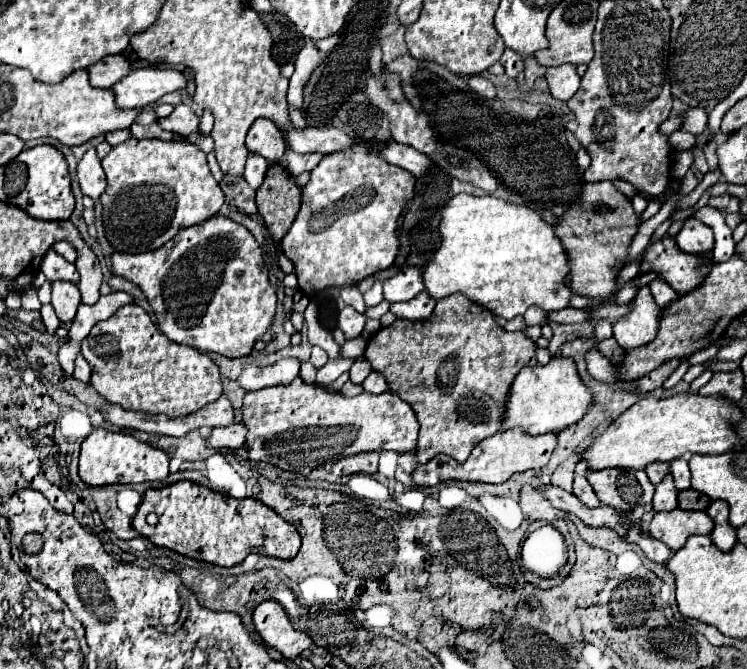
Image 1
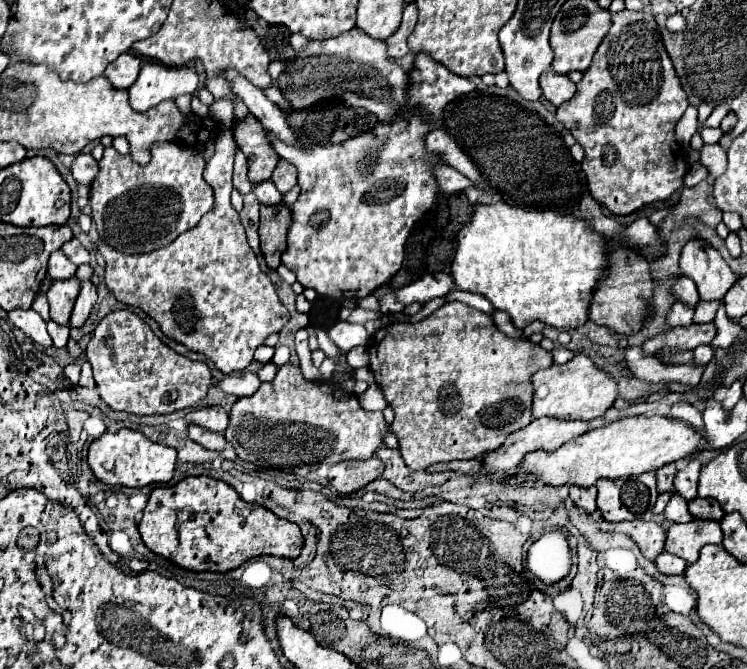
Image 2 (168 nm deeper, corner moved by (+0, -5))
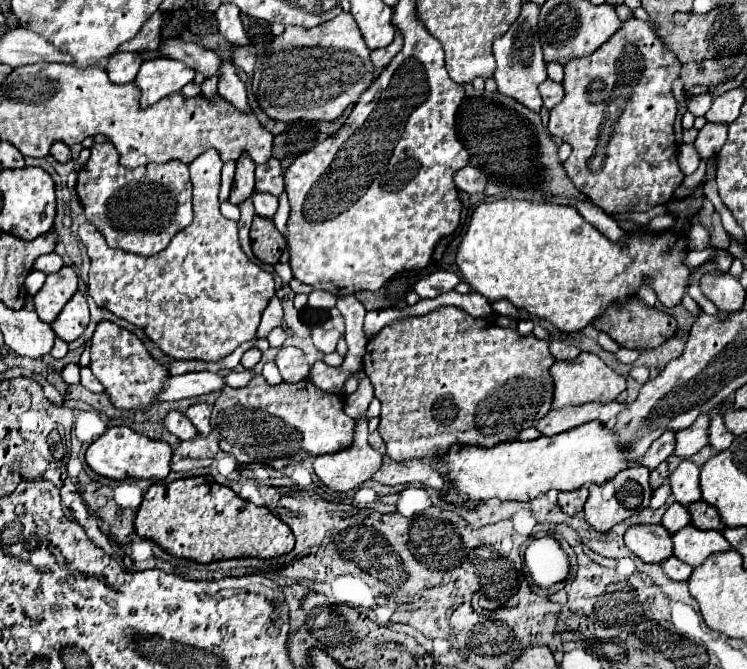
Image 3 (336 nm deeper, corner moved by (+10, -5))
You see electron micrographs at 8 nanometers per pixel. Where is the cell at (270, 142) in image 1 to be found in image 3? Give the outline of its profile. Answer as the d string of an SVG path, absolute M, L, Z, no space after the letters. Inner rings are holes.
M242 153L242 157L238 157L236 161L236 179L230 191L230 203L240 205L254 193L254 169L256 169L254 161L250 161L246 153Z

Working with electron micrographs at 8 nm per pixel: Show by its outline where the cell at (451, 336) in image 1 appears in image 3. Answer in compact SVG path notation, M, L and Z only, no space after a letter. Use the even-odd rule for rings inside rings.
M452 305L440 307L440 309L430 311L428 315L422 315L422 317L412 317L412 319L408 317L408 319L402 319L402 321L394 321L392 325L384 327L376 337L372 337L368 341L366 355L364 355L364 371L366 371L366 375L370 377L370 381L374 385L374 395L382 403L378 433L384 439L388 457L392 457L396 461L412 461L412 459L418 459L418 461L440 461L440 457L446 455L448 449L452 445L456 445L456 443L458 445L476 445L476 447L494 447L498 443L514 439L518 431L532 427L540 417L544 417L550 411L552 379L548 375L548 369L550 369L550 365L554 361L556 359L548 351L548 341L540 341L534 335L522 337L518 331L502 329L502 327L498 327L492 321L474 319L464 309L458 309L458 307L452 307Z

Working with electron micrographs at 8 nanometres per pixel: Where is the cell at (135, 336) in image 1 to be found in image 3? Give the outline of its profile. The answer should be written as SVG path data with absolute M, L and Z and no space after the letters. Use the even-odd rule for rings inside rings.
M100 321L90 345L90 371L104 385L104 393L116 409L148 409L156 403L170 373L146 349L146 345L128 329L112 321Z

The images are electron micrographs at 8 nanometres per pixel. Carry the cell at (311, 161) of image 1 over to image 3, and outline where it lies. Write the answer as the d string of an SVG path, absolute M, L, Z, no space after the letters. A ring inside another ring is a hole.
M270 159L266 163L256 165L256 191L280 195L284 191L284 173L278 159Z

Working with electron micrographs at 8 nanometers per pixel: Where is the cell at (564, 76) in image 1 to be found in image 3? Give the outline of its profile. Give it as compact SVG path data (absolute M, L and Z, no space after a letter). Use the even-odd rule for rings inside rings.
M546 79L544 83L540 83L540 95L544 99L544 107L552 109L556 103L560 103L564 99L564 87L552 79Z

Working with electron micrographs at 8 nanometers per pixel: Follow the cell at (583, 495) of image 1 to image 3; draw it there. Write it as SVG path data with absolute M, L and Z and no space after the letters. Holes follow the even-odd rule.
M582 487L582 489L570 491L570 493L560 493L558 495L558 505L562 507L564 513L574 515L574 513L580 513L584 509L586 499L588 499L588 489Z

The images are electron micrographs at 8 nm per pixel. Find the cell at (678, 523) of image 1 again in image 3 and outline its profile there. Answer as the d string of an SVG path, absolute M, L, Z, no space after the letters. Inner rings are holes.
M686 525L682 531L672 535L674 557L680 561L696 567L706 561L708 555L730 549L728 541L722 537L720 531L702 531L694 525Z

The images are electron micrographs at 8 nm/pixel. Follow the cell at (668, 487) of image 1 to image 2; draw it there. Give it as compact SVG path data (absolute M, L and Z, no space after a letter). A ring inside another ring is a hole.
M674 493L674 497L670 499L670 503L666 505L664 515L666 515L666 519L670 523L688 523L688 521L694 519L690 515L690 511L688 511L688 503L678 493Z

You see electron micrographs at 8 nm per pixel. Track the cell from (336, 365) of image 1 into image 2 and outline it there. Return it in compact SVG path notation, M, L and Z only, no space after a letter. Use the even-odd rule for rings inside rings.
M358 346L354 347L352 351L346 353L346 361L350 367L358 369L358 367L366 367L368 365L368 353L366 353L366 347Z

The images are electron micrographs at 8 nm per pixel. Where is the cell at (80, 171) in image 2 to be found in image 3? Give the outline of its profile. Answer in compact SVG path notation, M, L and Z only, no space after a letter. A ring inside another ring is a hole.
M54 143L52 149L50 149L50 155L52 155L58 163L68 163L68 161L72 161L70 149L68 149L64 143Z

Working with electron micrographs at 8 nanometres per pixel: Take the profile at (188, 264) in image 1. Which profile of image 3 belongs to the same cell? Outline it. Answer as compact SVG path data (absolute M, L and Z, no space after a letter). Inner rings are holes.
M208 149L190 163L194 221L176 233L170 245L154 257L110 249L92 223L84 223L78 229L92 261L88 295L98 307L144 329L174 359L222 361L238 345L254 341L262 311L274 297L272 275L248 261L238 243L236 221L220 213L220 169L222 159L216 149Z

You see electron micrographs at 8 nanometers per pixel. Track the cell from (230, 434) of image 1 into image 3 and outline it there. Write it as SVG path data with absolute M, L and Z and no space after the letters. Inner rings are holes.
M170 411L164 419L166 427L170 433L174 433L178 439L182 441L190 441L190 439L196 439L198 437L198 431L194 429L194 425L184 417L184 413L178 413L178 411Z

